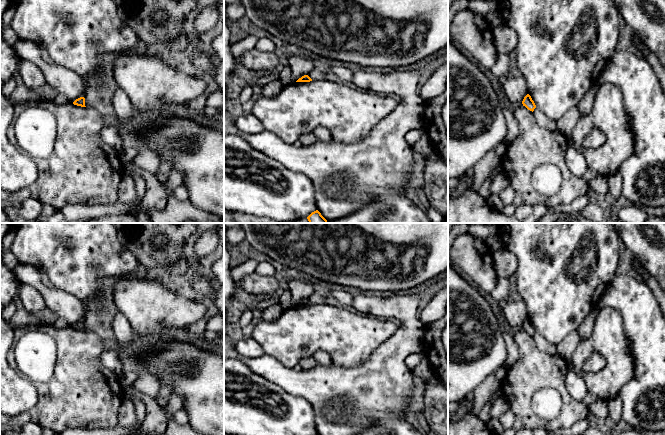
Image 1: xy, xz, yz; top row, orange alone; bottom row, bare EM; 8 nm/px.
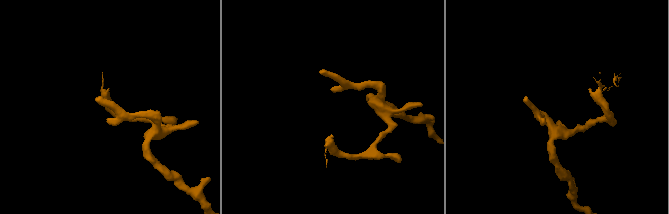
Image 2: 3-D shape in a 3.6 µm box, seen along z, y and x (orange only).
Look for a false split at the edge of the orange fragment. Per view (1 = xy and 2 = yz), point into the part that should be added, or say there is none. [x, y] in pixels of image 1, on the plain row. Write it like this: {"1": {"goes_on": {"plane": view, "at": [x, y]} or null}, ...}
{"1": {"goes_on": null}, "2": {"goes_on": null}}

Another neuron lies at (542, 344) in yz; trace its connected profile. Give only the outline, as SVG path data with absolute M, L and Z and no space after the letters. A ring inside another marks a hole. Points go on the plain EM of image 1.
M537 331L534 333L533 338L535 340L537 348L550 355L557 355L556 346L547 341L540 333Z

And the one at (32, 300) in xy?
M21 283L17 294L21 298L26 311L33 314L42 314L46 304L43 296L35 287L30 284Z

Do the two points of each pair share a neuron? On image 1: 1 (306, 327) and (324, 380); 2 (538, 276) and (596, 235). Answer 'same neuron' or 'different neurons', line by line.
1: different neurons
2: same neuron

